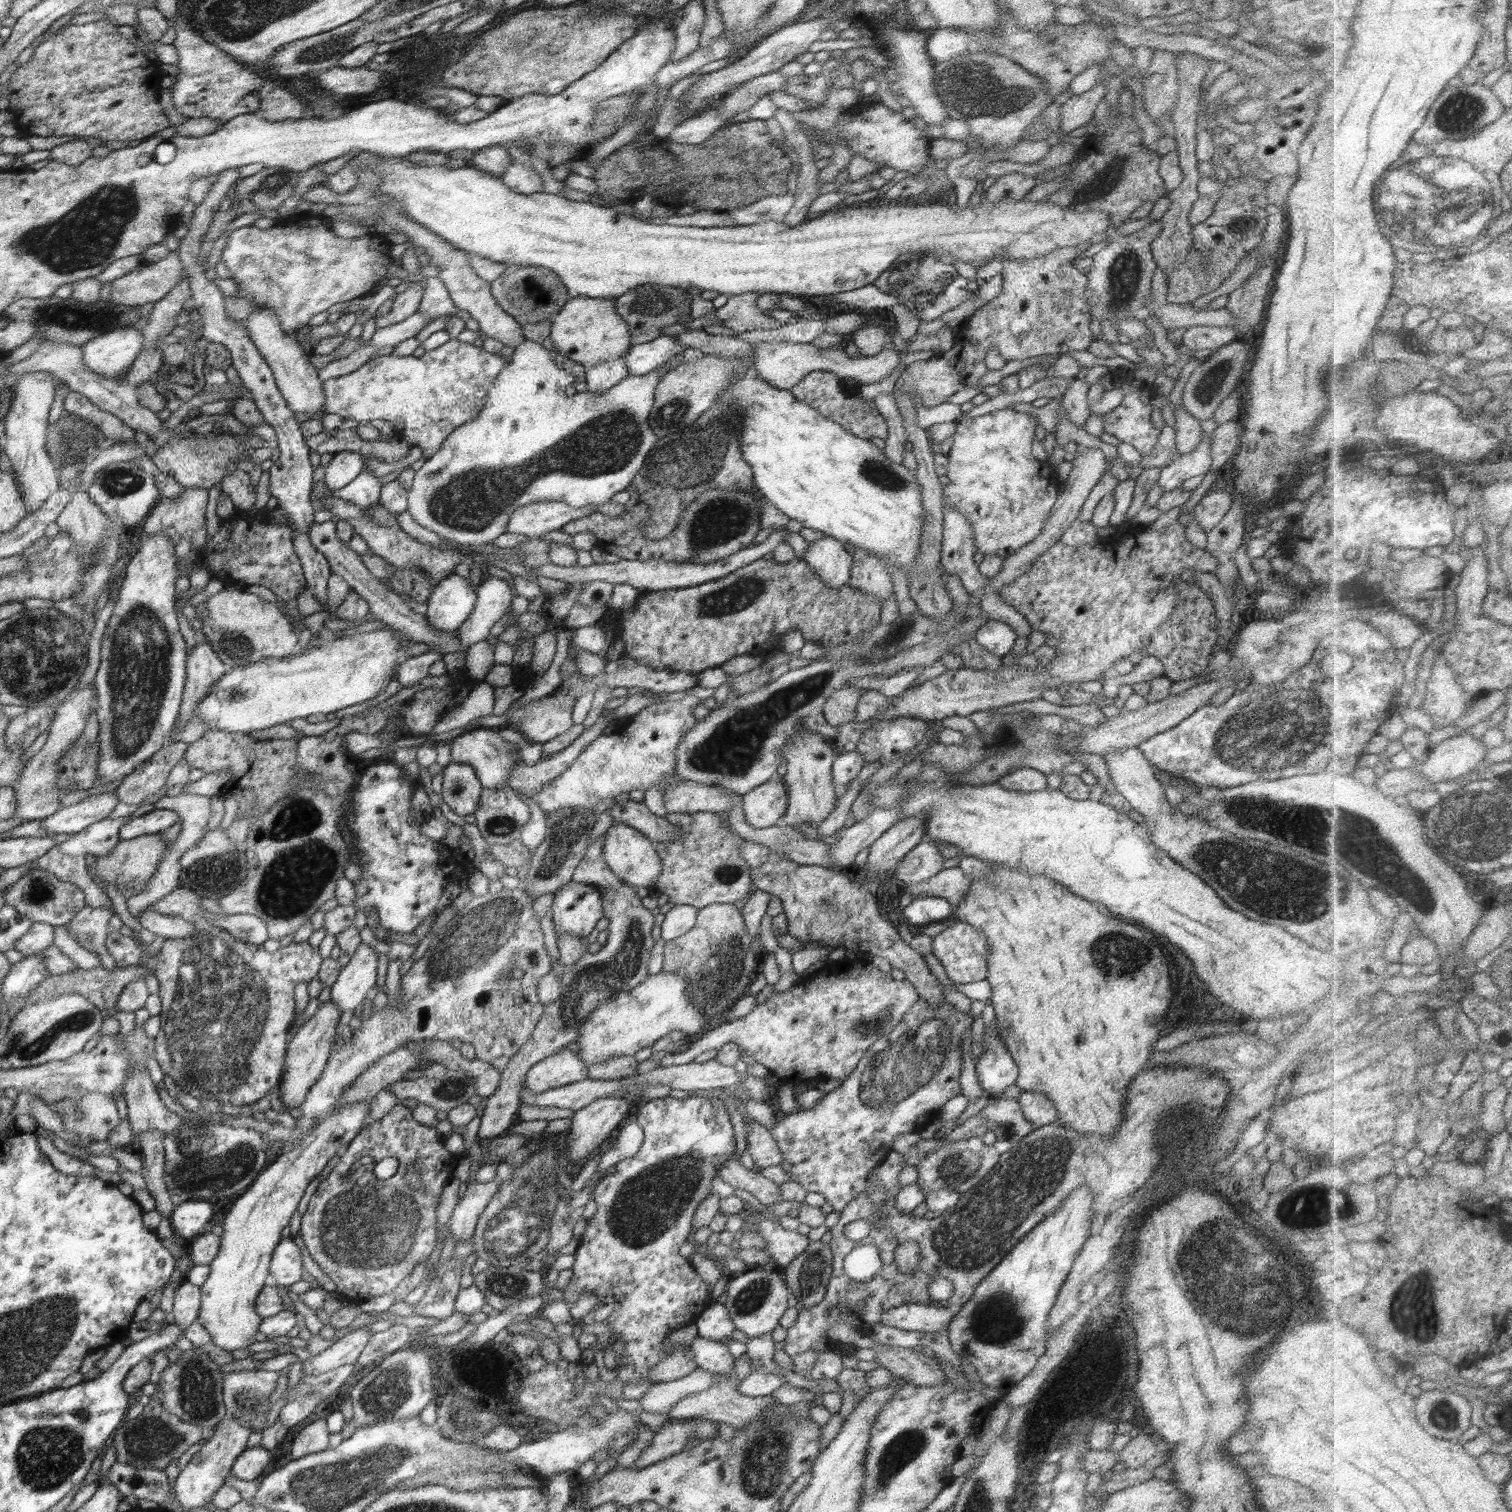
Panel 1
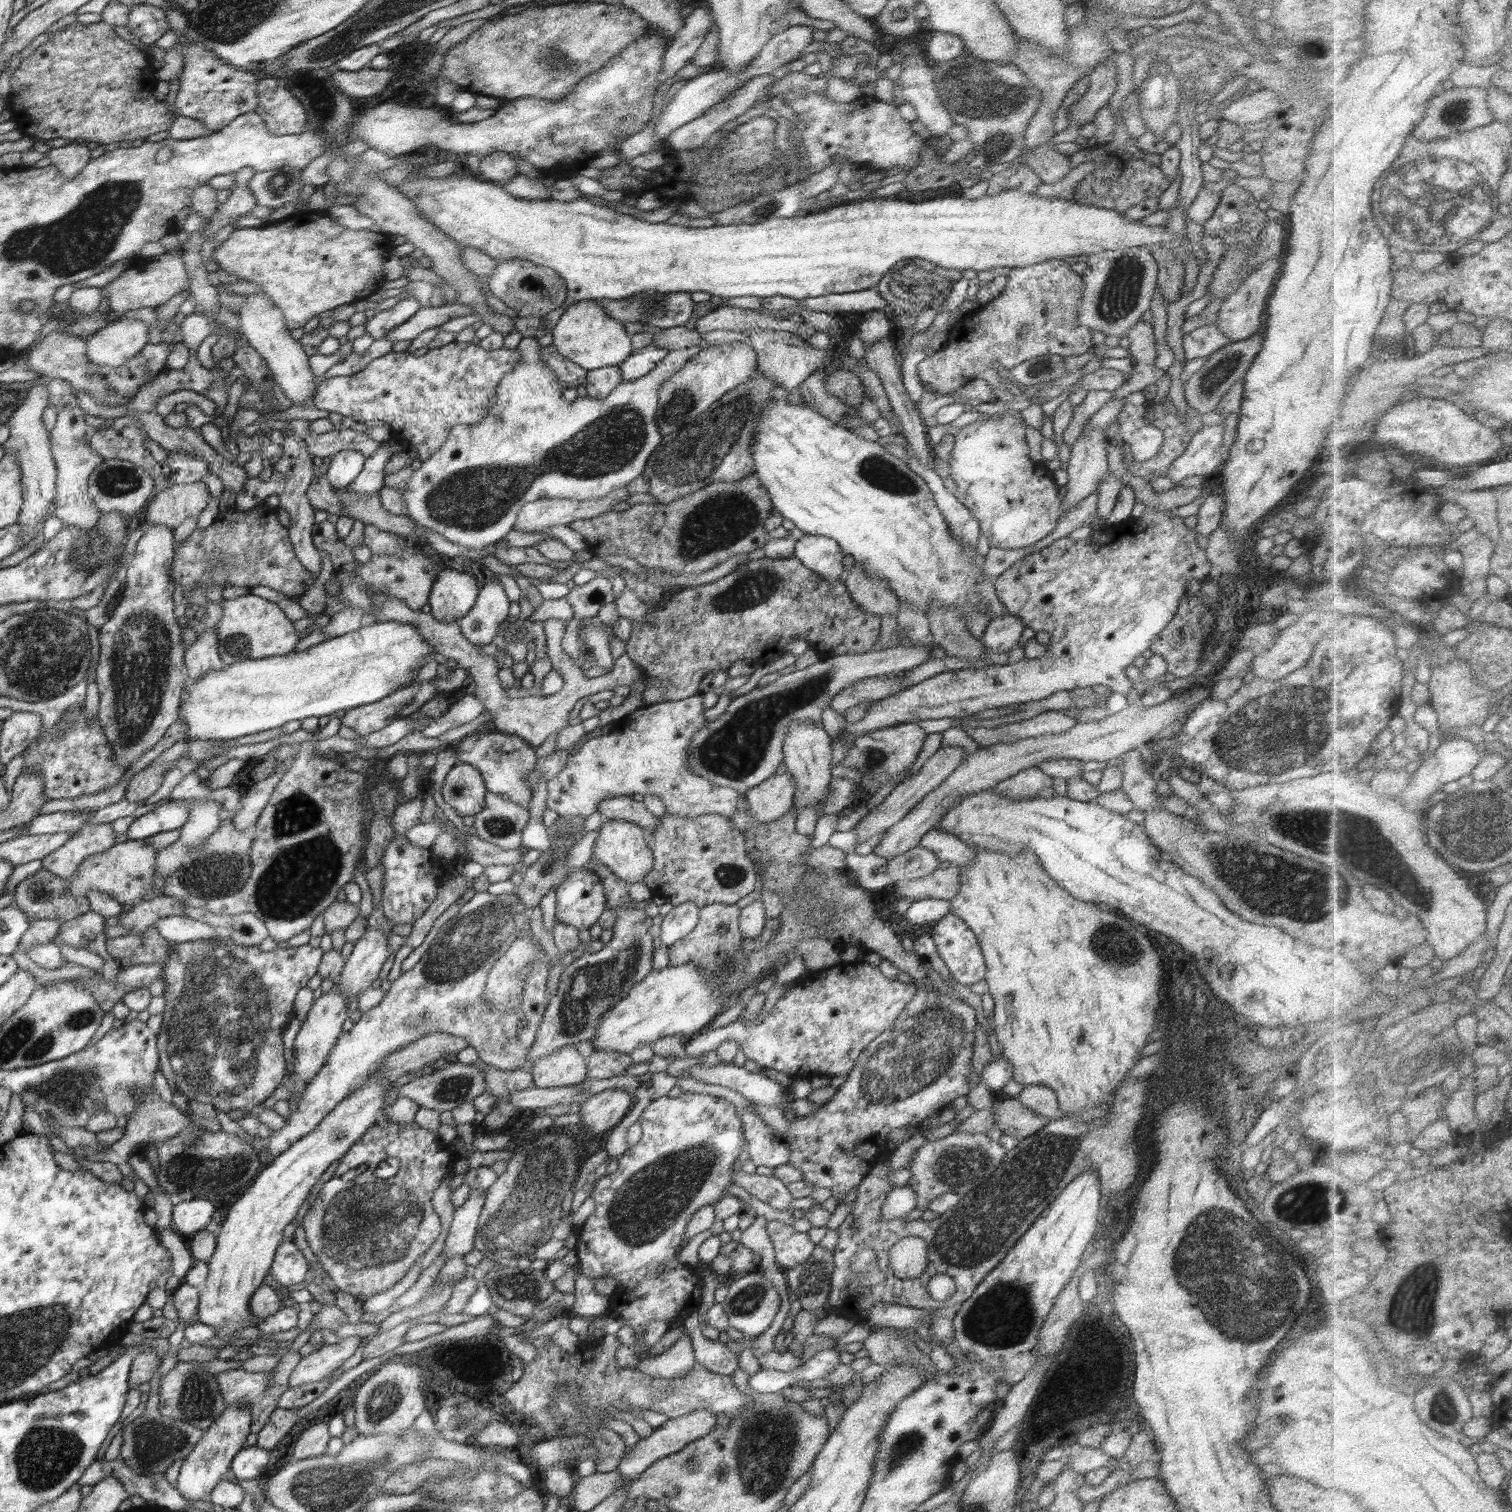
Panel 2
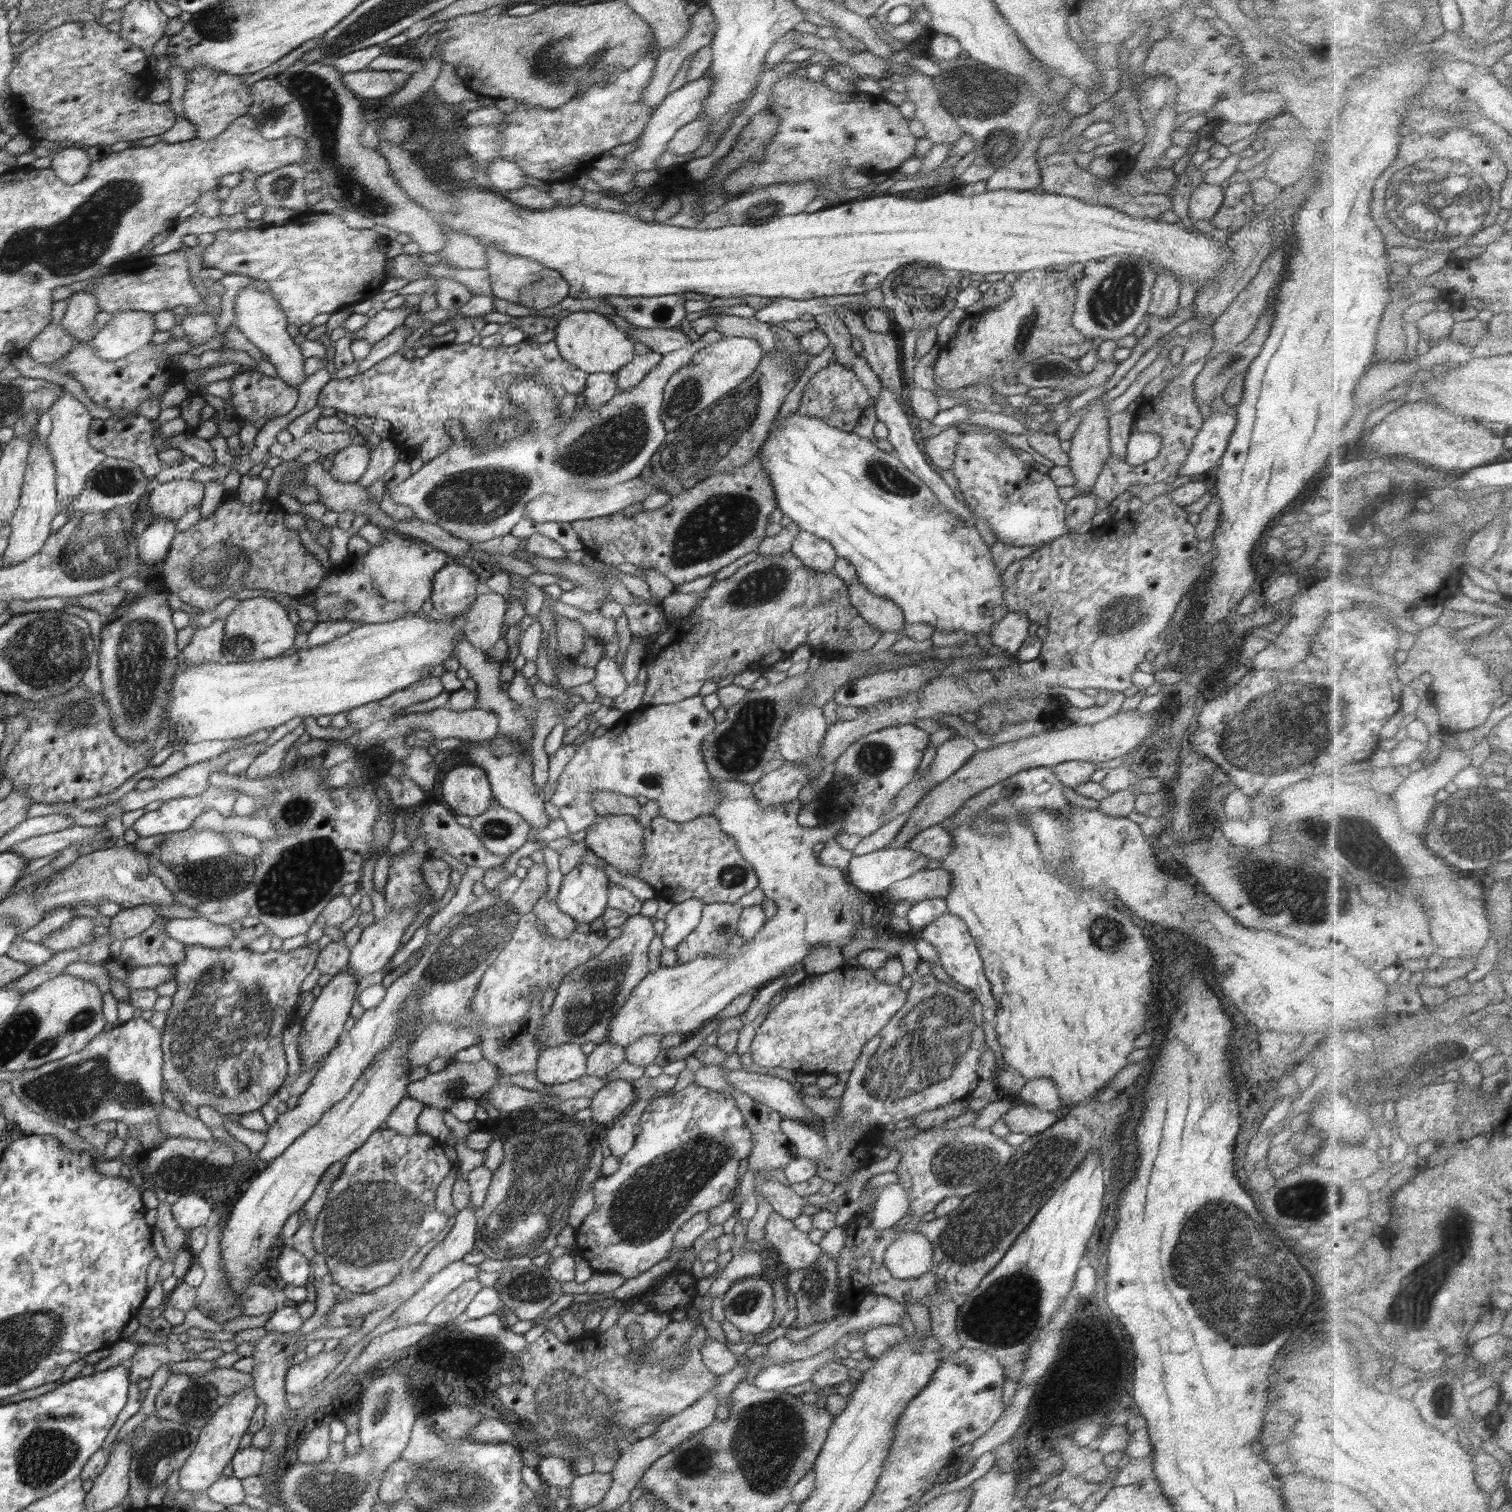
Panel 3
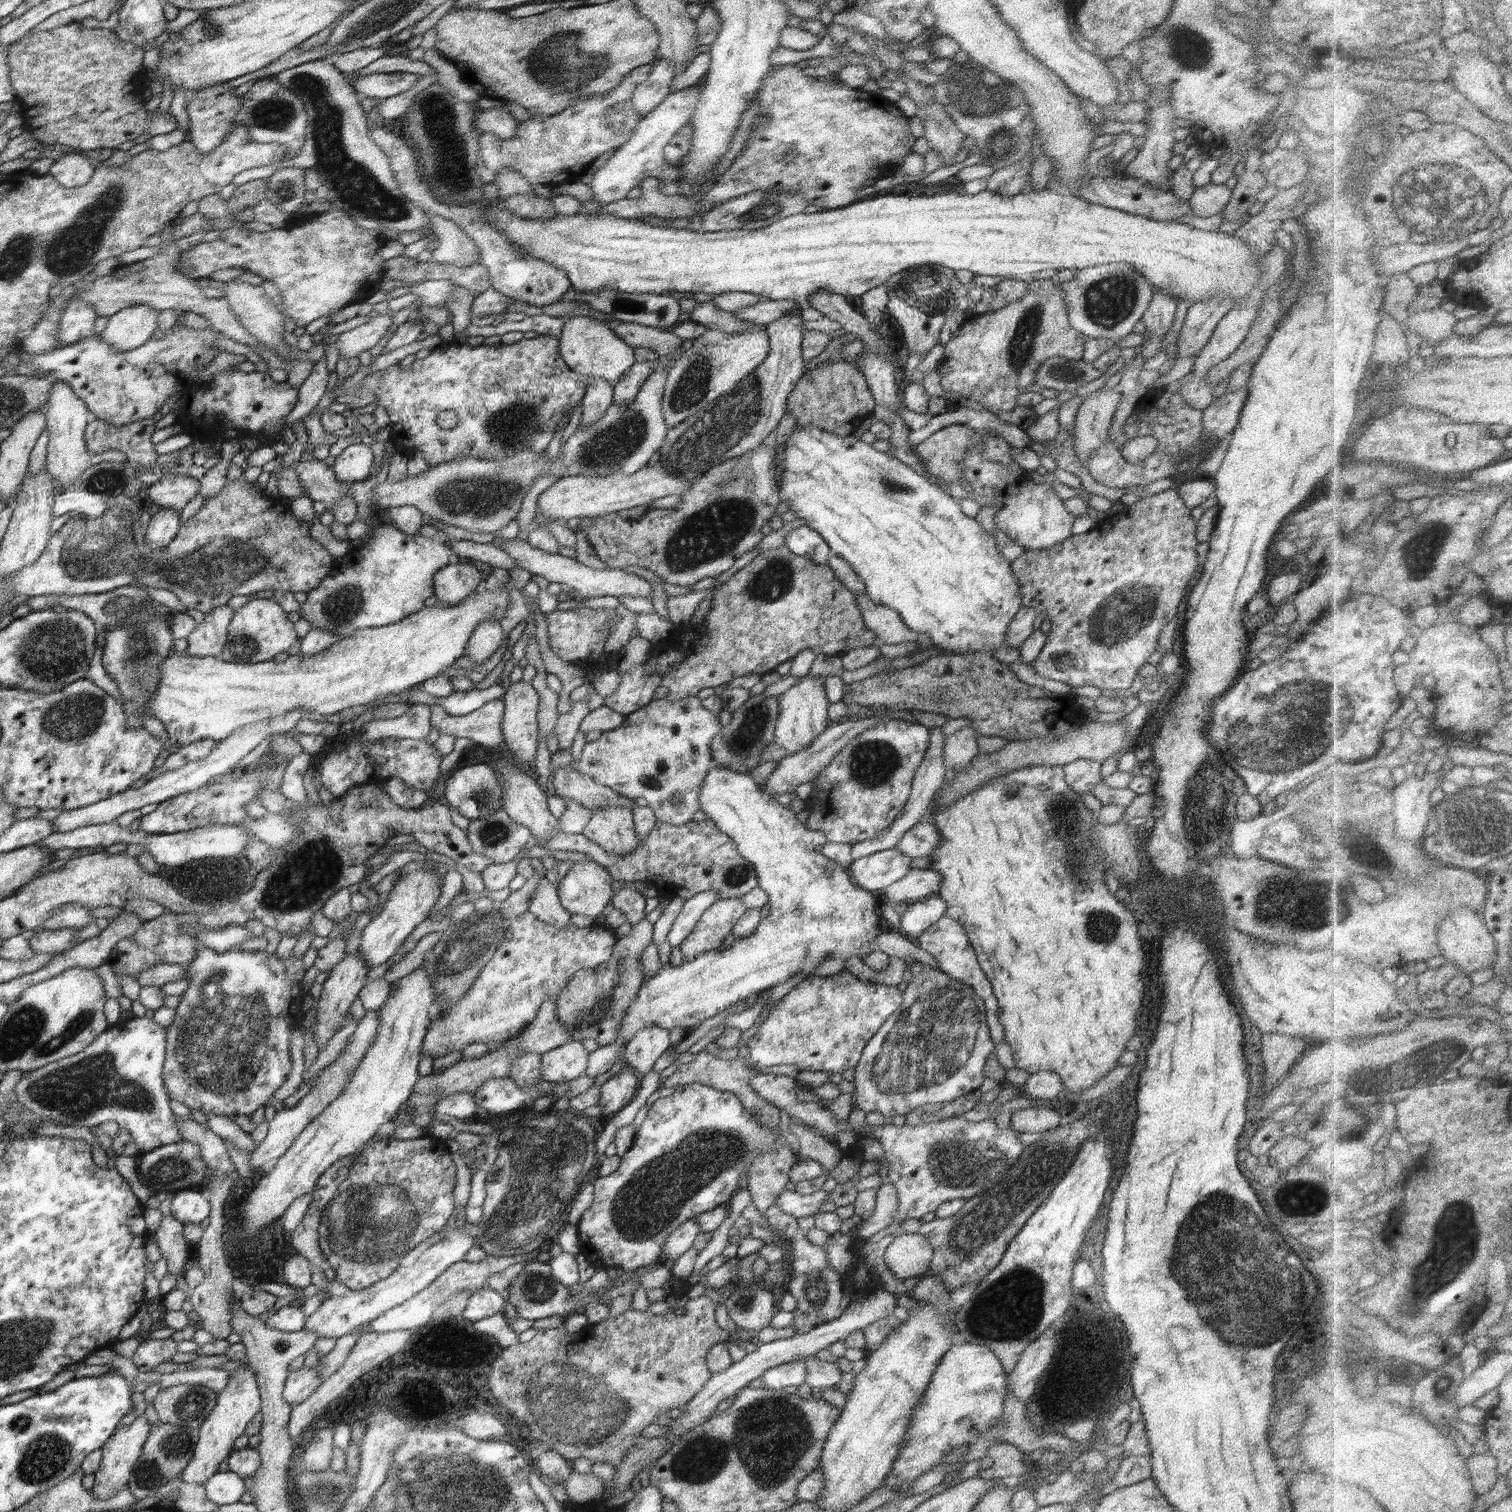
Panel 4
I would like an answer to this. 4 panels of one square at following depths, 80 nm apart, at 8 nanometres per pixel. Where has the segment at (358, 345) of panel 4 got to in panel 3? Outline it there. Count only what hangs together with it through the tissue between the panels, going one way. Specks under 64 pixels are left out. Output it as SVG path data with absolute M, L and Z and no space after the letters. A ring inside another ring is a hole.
M406 304L394 310L380 310L368 323L359 330L351 333L351 342L356 338L367 340L371 345L380 342L389 334L392 334L398 327L403 326L406 318L413 312L419 312L418 307L409 309Z

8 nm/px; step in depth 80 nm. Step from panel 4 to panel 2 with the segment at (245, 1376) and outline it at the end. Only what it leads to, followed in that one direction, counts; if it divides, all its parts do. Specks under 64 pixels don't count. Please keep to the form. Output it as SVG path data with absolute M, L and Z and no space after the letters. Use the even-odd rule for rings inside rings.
M228 1404L224 1412L204 1432L192 1452L184 1458L177 1477L176 1488L186 1501L207 1501L210 1494L224 1480L228 1466L241 1452L246 1436L251 1433L251 1409L243 1404Z

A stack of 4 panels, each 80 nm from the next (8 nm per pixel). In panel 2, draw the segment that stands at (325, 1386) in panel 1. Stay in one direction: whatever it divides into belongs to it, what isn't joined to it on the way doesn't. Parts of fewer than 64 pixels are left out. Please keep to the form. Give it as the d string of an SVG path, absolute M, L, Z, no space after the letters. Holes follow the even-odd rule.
M342 1368L336 1369L318 1382L304 1383L296 1388L289 1388L279 1397L277 1406L287 1408L288 1410L298 1410L310 1404L312 1400L316 1400L332 1382L346 1371Z

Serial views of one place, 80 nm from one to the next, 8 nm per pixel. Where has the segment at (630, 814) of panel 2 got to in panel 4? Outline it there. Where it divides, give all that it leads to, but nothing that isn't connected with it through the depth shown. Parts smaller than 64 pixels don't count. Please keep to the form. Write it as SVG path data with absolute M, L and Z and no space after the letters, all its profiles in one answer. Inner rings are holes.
M570 764L553 772L555 794L575 801L580 801L590 810L599 811L607 806L621 806L622 808L633 808L633 799L626 798L611 788L598 784L592 778L573 770Z

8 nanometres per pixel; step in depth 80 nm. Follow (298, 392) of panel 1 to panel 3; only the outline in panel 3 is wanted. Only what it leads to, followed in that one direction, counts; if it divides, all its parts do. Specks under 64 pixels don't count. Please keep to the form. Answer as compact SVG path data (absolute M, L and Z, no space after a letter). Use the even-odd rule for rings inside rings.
M245 287L236 296L234 304L235 320L233 324L244 333L244 336L258 350L262 351L266 360L274 365L277 377L299 390L299 386L307 377L303 371L304 356L302 356L299 344L296 343L294 337L286 331L288 319L279 302L267 290L258 291Z

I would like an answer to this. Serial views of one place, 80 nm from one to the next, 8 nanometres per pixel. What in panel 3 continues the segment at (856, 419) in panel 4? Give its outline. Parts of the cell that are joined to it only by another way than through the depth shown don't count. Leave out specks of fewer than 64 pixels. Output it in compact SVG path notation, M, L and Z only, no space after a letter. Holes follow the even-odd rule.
M834 360L812 376L804 389L801 401L797 410L800 414L822 419L827 425L846 432L852 432L862 412L875 404L857 374Z

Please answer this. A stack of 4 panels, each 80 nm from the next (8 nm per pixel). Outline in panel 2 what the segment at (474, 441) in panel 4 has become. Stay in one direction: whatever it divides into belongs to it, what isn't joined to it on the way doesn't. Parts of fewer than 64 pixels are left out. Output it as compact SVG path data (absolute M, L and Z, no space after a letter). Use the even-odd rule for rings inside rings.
M454 340L418 358L407 352L390 352L352 376L324 379L312 401L320 410L352 416L358 423L383 420L402 442L407 438L408 444L416 447L418 459L424 462L445 444L455 424L473 425L487 417L498 385L520 362L518 348L488 351ZM555 346L540 348L540 360L558 375L564 389L584 386L587 383L587 370L564 358L557 352Z

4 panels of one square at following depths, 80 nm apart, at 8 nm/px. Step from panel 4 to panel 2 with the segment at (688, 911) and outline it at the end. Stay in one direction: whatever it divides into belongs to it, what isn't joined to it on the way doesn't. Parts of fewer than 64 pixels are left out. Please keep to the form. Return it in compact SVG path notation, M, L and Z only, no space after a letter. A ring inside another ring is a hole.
M684 902L684 904L673 906L658 929L657 933L660 934L661 942L669 947L690 934L698 924L699 910L699 906L696 906L694 902Z

